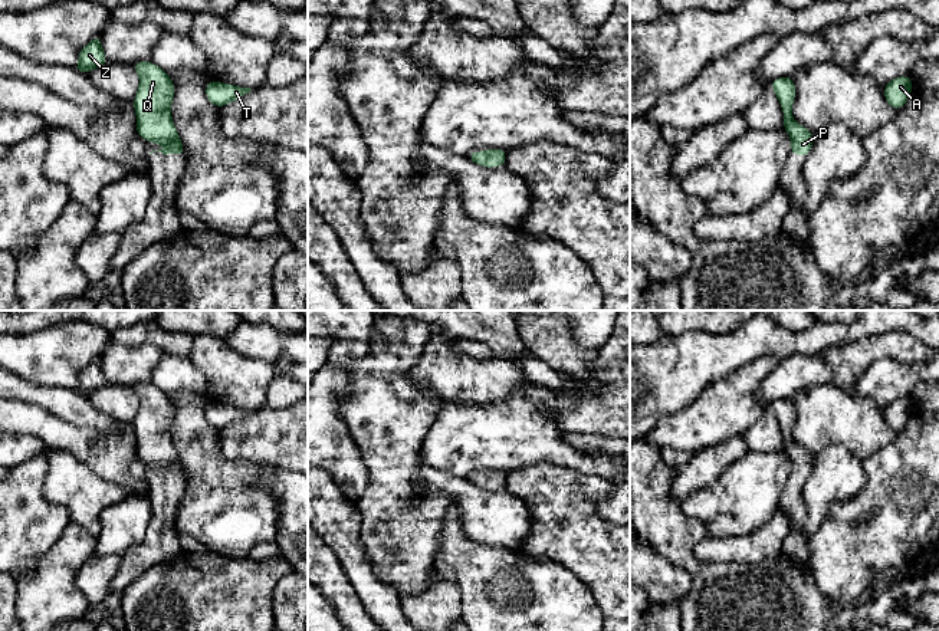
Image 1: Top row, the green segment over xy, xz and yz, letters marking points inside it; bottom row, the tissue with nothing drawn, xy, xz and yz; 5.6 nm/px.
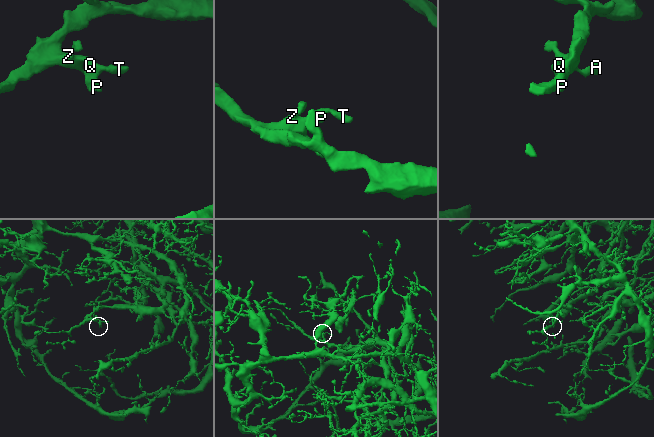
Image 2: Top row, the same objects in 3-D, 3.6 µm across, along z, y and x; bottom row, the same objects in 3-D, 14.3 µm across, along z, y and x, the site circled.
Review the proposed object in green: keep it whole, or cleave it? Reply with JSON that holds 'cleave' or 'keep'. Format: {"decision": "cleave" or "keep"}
{"decision": "keep"}

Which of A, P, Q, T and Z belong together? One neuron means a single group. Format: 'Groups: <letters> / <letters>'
Groups: A P Q T Z

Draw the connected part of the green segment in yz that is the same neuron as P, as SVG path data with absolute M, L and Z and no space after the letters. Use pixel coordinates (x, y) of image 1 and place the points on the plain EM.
M777 400L769 407L772 408L784 434L782 450L789 456L791 476L807 479L812 469L814 456L797 446L792 440L792 425L797 414L792 400Z

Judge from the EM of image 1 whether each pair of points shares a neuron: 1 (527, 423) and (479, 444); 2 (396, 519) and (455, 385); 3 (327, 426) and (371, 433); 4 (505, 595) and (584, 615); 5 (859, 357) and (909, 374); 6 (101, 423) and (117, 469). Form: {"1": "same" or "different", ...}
{"1": "same", "2": "different", "3": "different", "4": "same", "5": "different", "6": "different"}

